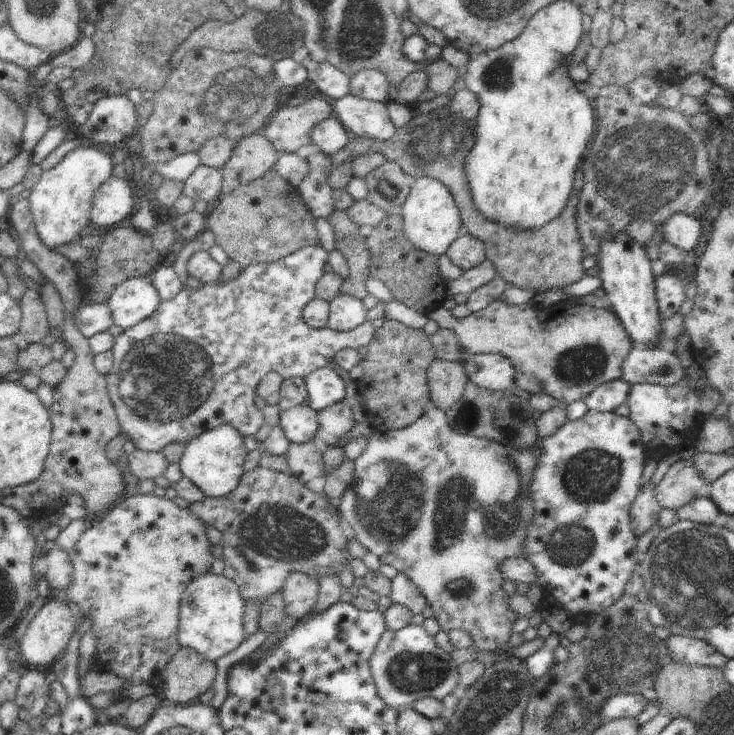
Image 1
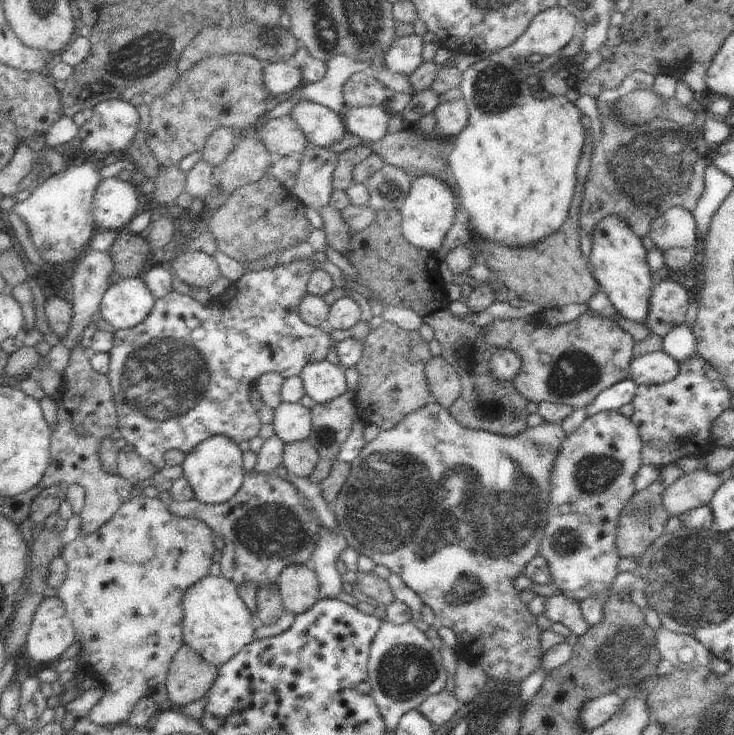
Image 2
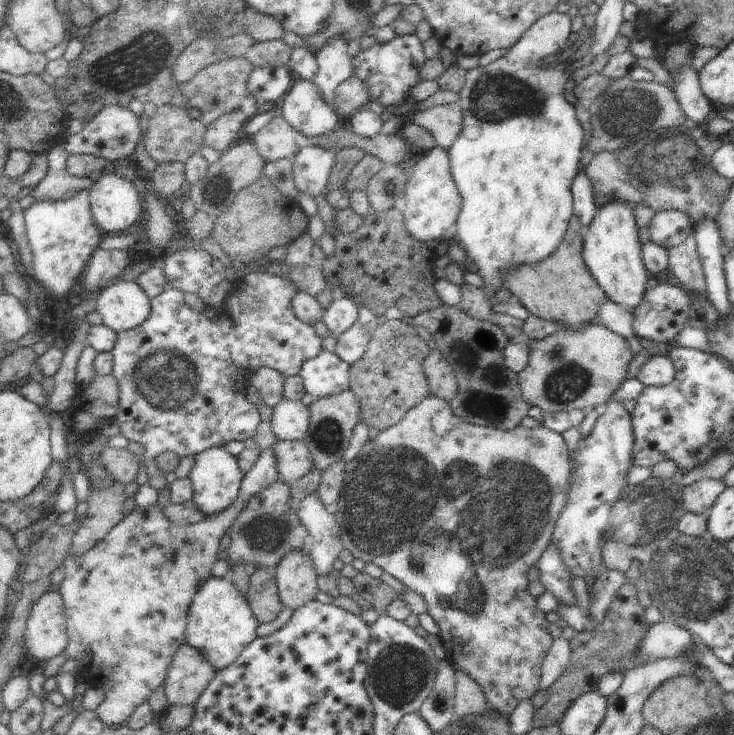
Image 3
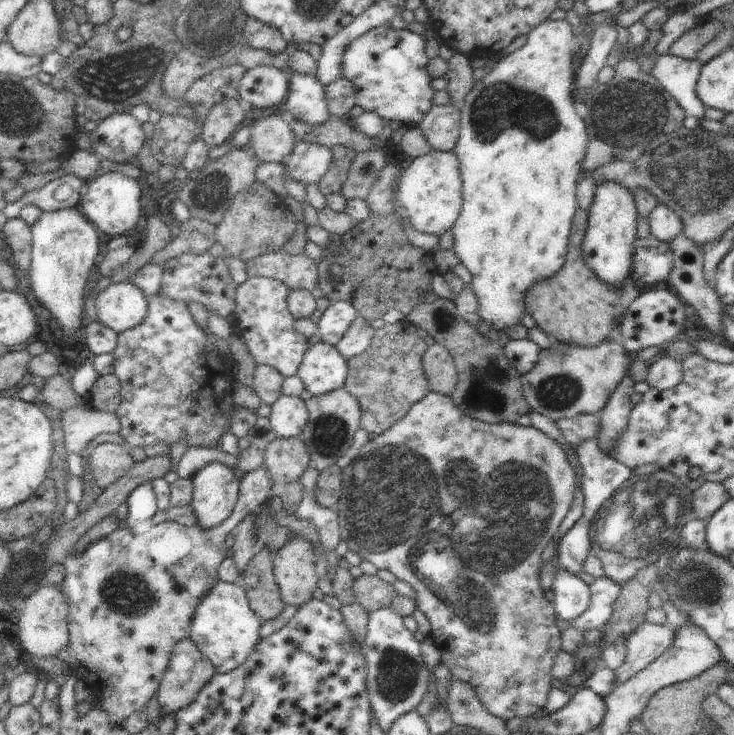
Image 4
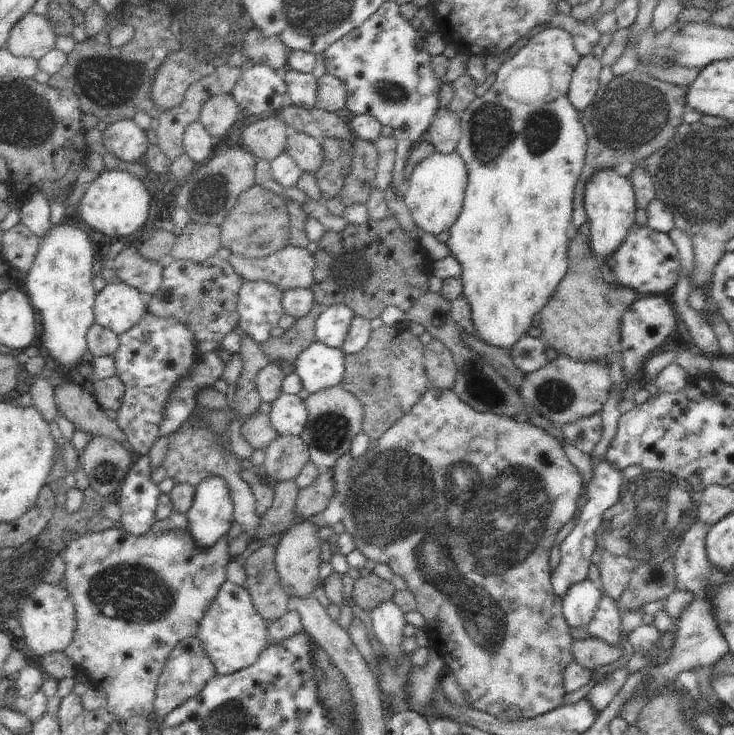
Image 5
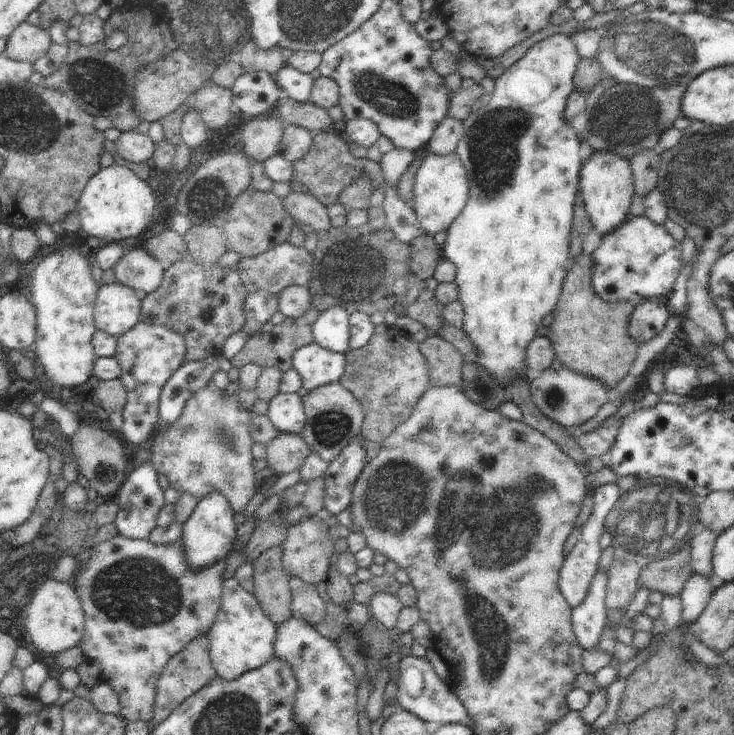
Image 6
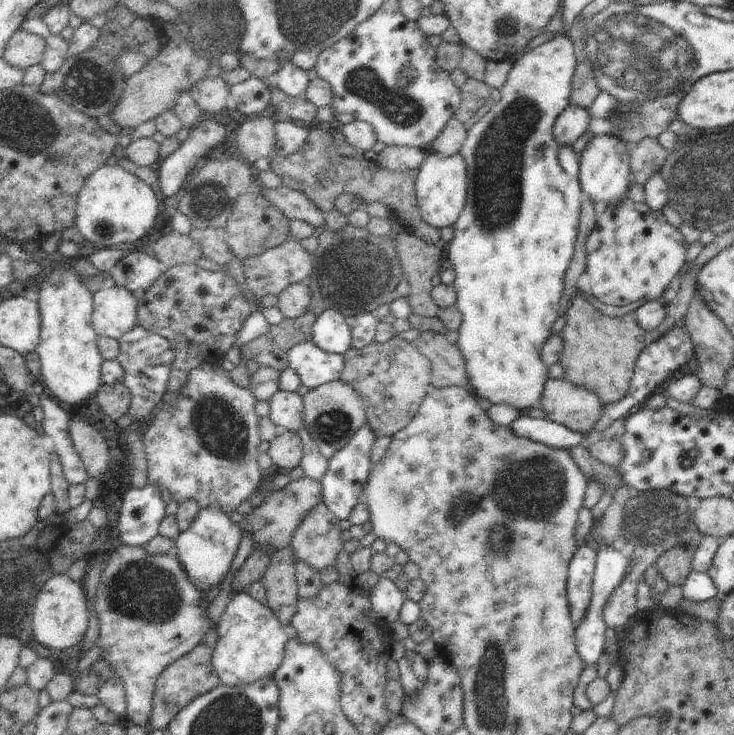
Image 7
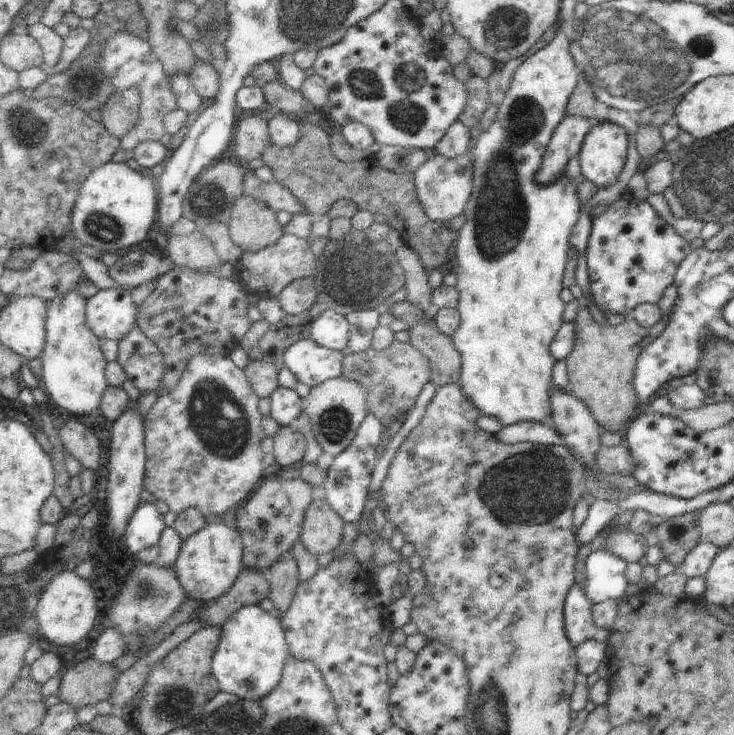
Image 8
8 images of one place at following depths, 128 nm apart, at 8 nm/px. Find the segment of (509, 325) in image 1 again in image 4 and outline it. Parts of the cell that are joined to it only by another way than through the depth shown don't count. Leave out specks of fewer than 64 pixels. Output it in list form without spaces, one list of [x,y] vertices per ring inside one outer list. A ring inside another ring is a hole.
[[[610,338],[598,346],[578,346],[554,340],[550,349],[540,350],[540,356],[532,370],[521,375],[529,409],[554,421],[578,414],[600,414],[629,371],[630,356],[626,352],[628,350],[624,350],[622,344]]]

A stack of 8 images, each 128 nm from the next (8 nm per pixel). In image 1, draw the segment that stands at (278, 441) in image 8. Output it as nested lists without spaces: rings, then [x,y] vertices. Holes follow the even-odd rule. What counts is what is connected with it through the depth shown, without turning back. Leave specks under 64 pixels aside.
[[[313,441],[292,443],[285,456],[290,467],[289,471],[302,484],[308,484],[318,477],[326,476],[323,453]]]

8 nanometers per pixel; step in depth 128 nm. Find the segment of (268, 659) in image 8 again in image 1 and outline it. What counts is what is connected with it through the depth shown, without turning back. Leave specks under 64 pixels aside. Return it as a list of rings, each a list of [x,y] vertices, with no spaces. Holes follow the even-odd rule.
[[[202,574],[184,590],[179,607],[178,644],[190,648],[211,662],[231,654],[247,638],[244,632],[245,601],[238,584],[223,575]]]

